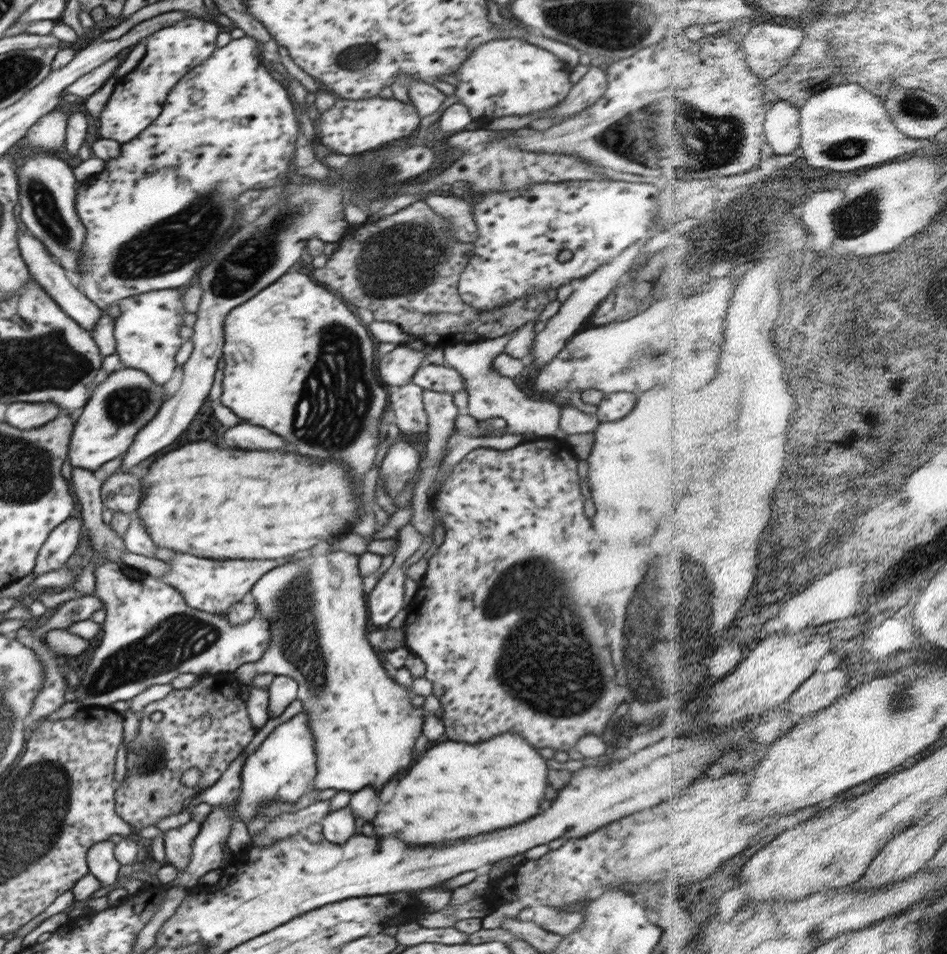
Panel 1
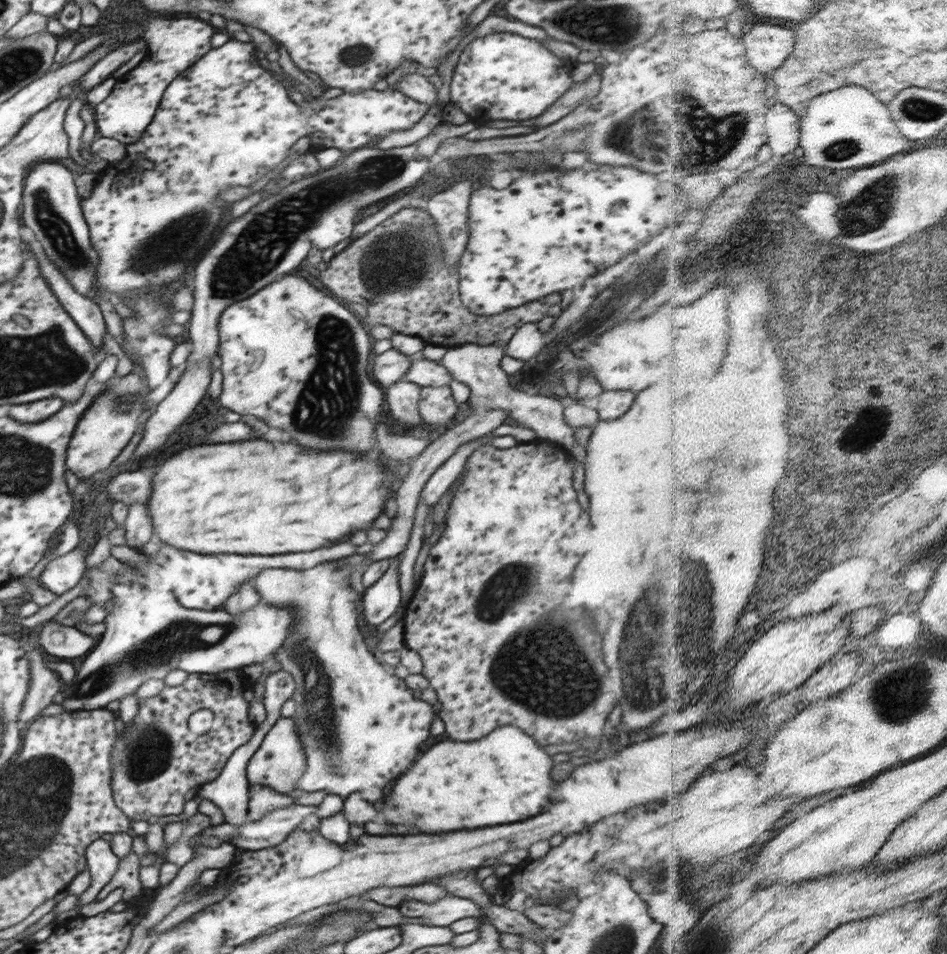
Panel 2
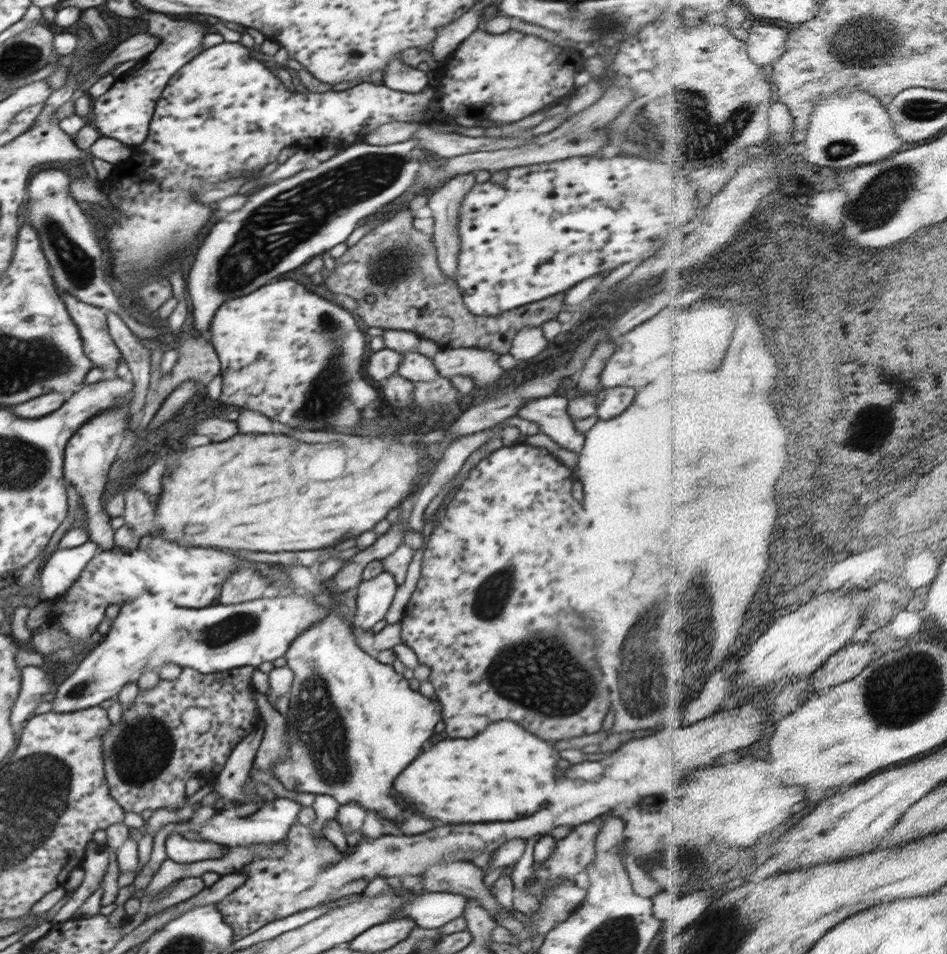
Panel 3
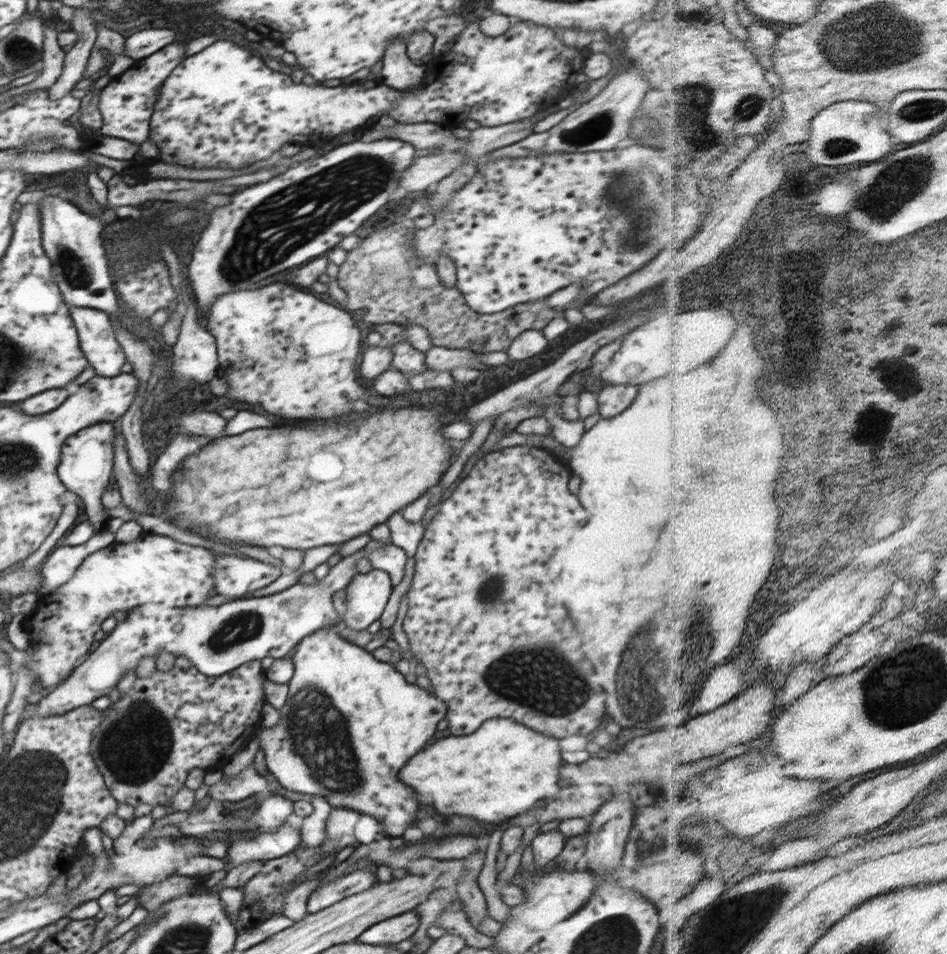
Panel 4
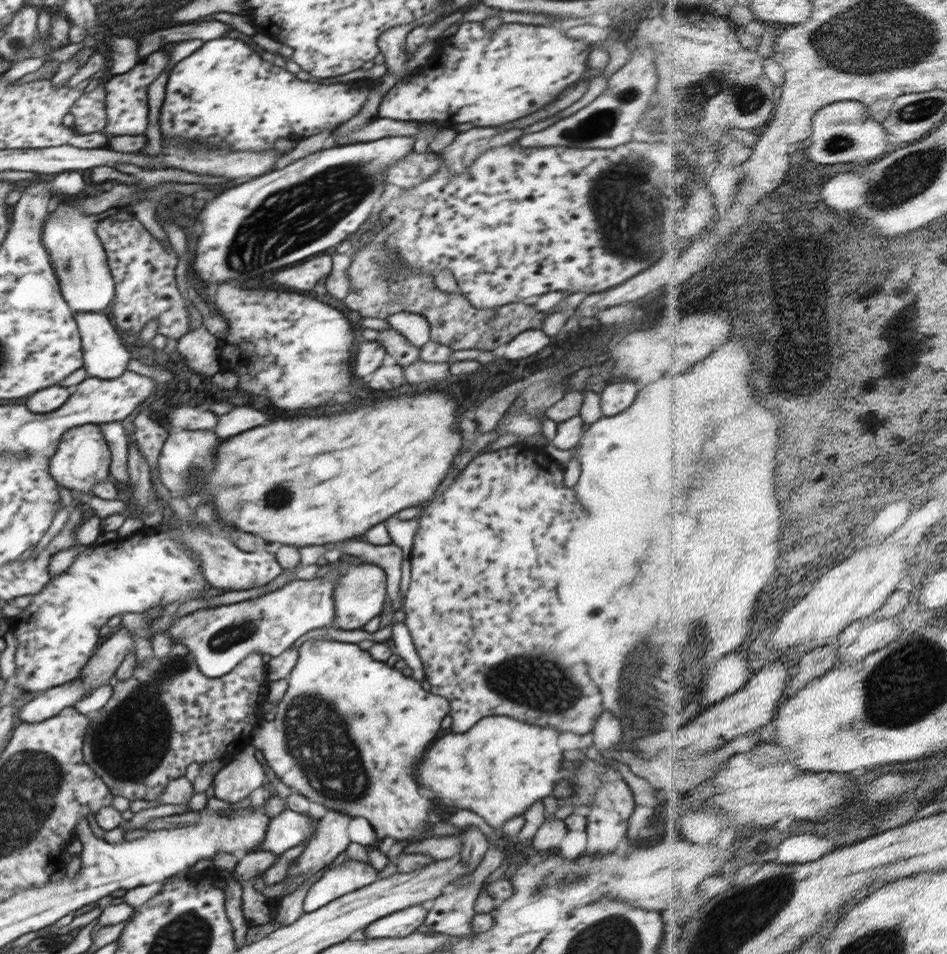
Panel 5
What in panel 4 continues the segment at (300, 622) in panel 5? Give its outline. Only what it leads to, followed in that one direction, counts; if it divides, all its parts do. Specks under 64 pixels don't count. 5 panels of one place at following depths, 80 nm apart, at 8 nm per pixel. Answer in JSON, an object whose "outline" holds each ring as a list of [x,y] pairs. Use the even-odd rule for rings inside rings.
{"outline":[[[388,540],[384,542],[370,541],[362,552],[356,552],[346,556],[336,566],[330,568],[328,575],[318,580],[316,585],[304,585],[296,583],[283,592],[262,596],[261,598],[234,599],[233,601],[220,604],[220,606],[200,606],[197,608],[166,608],[164,604],[152,604],[148,602],[129,610],[129,616],[122,622],[117,622],[116,628],[111,630],[107,636],[99,641],[81,666],[78,666],[54,688],[46,691],[46,697],[36,705],[36,716],[54,716],[74,710],[75,708],[92,704],[96,698],[110,694],[123,676],[130,671],[136,671],[140,659],[152,656],[157,658],[161,652],[170,652],[176,656],[185,656],[192,665],[206,677],[222,677],[224,674],[233,671],[234,668],[252,662],[261,661],[266,656],[280,659],[286,656],[294,646],[306,638],[312,632],[322,627],[329,627],[340,622],[338,612],[333,606],[333,596],[336,592],[346,589],[350,581],[357,574],[356,565],[362,558],[368,557],[374,551],[382,551],[391,544]]]}

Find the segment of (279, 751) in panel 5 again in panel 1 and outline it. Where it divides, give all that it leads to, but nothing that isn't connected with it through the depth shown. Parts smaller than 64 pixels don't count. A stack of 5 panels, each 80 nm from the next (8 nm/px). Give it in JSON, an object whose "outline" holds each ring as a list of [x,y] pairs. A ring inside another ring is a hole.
{"outline":[[[326,545],[308,552],[306,558],[296,560],[296,562],[288,562],[282,564],[270,572],[266,572],[266,576],[262,576],[258,582],[254,583],[251,594],[256,601],[257,612],[259,616],[265,618],[270,623],[270,640],[266,650],[263,652],[260,662],[256,661],[258,670],[266,670],[275,676],[288,676],[294,679],[298,684],[297,699],[303,702],[303,711],[309,716],[309,725],[314,735],[315,749],[317,750],[317,775],[314,777],[311,789],[326,790],[326,788],[334,788],[334,790],[348,791],[351,793],[358,792],[364,787],[374,787],[378,792],[382,790],[384,785],[391,780],[392,777],[398,775],[402,768],[408,768],[412,762],[412,746],[417,741],[418,736],[423,734],[424,717],[429,714],[423,707],[420,709],[413,707],[411,703],[411,694],[402,685],[396,683],[394,678],[389,678],[388,670],[380,664],[381,655],[374,651],[374,647],[370,645],[370,641],[366,637],[366,621],[369,618],[366,594],[363,591],[362,577],[358,568],[358,558],[356,554],[350,552],[328,552],[329,547]]]}

